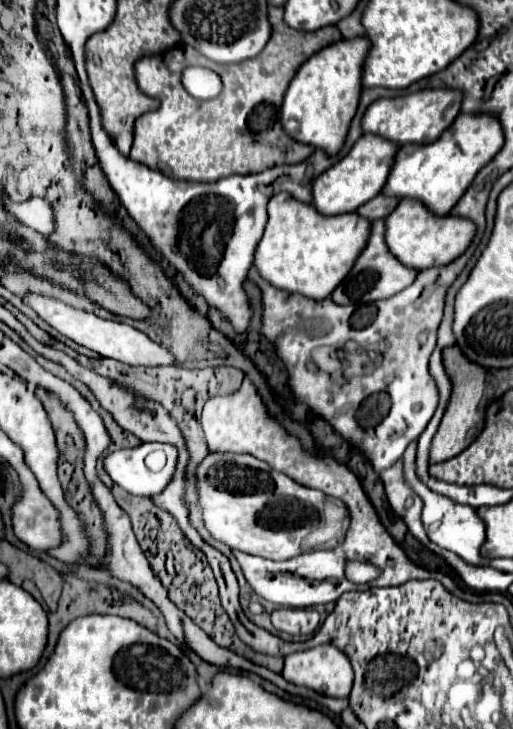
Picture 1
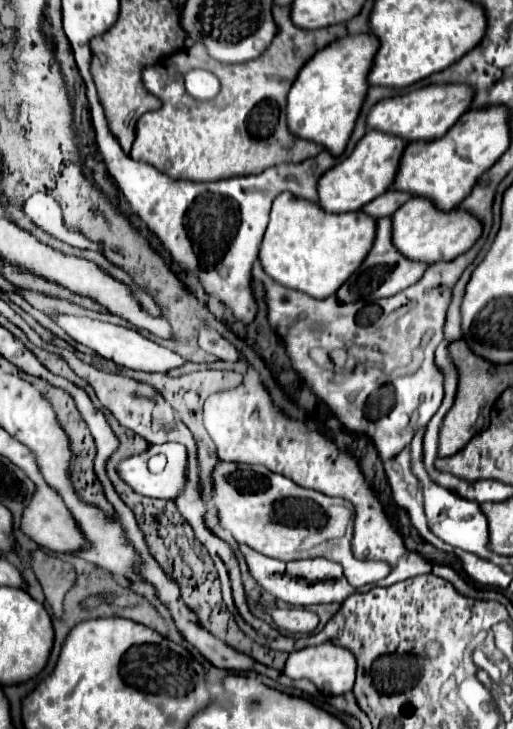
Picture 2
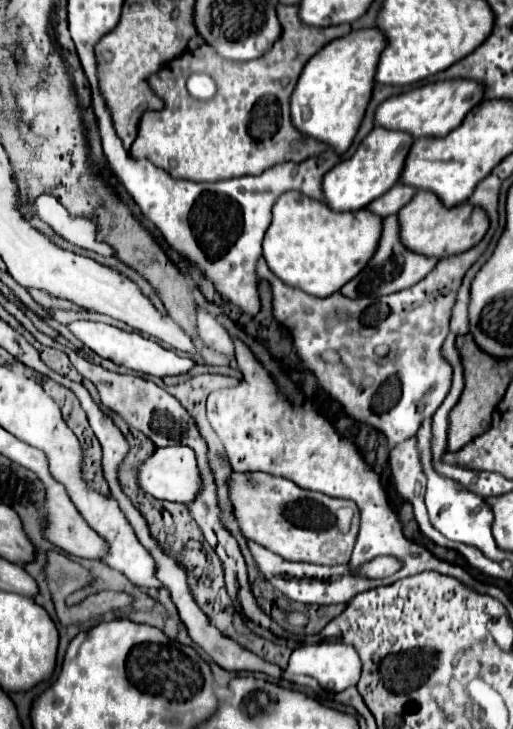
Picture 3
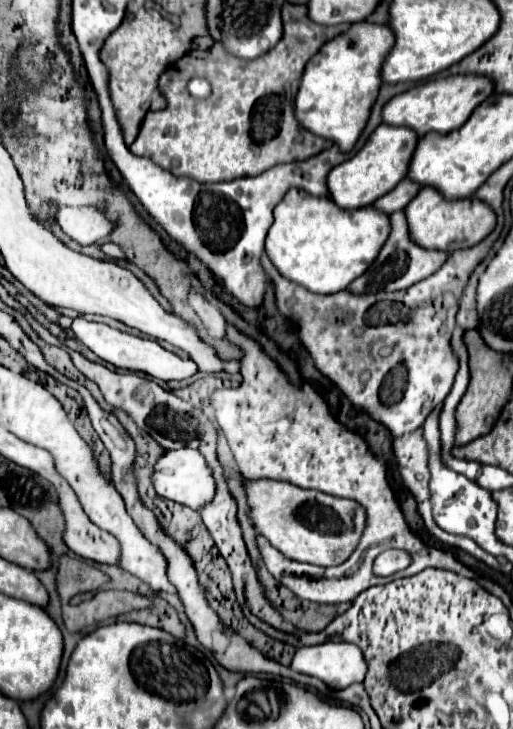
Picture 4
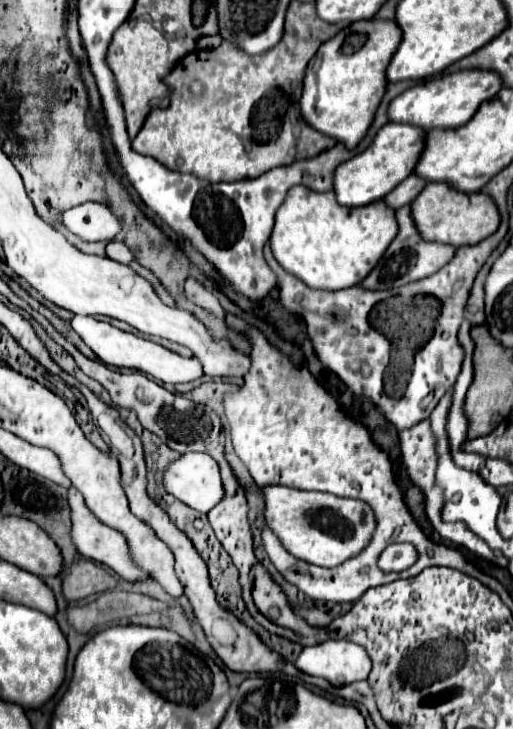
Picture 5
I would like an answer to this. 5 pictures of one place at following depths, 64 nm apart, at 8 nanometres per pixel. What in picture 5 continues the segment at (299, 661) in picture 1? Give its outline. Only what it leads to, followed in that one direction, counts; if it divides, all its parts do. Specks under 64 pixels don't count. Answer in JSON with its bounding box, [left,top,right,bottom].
[296,640,370,686]

